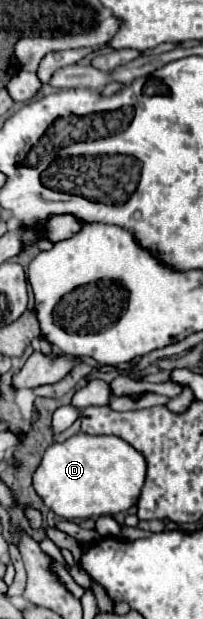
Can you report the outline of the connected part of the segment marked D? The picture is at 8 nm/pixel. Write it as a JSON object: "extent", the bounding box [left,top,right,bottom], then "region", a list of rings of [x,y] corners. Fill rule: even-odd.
{"extent":[34,432,146,518],"region":[[[78,432],[62,444],[52,444],[44,456],[40,466],[34,472],[34,490],[42,498],[42,502],[60,518],[98,518],[98,516],[114,516],[118,512],[128,512],[130,506],[136,504],[140,490],[146,478],[146,460],[134,450],[128,442],[118,436],[90,436]]]}

